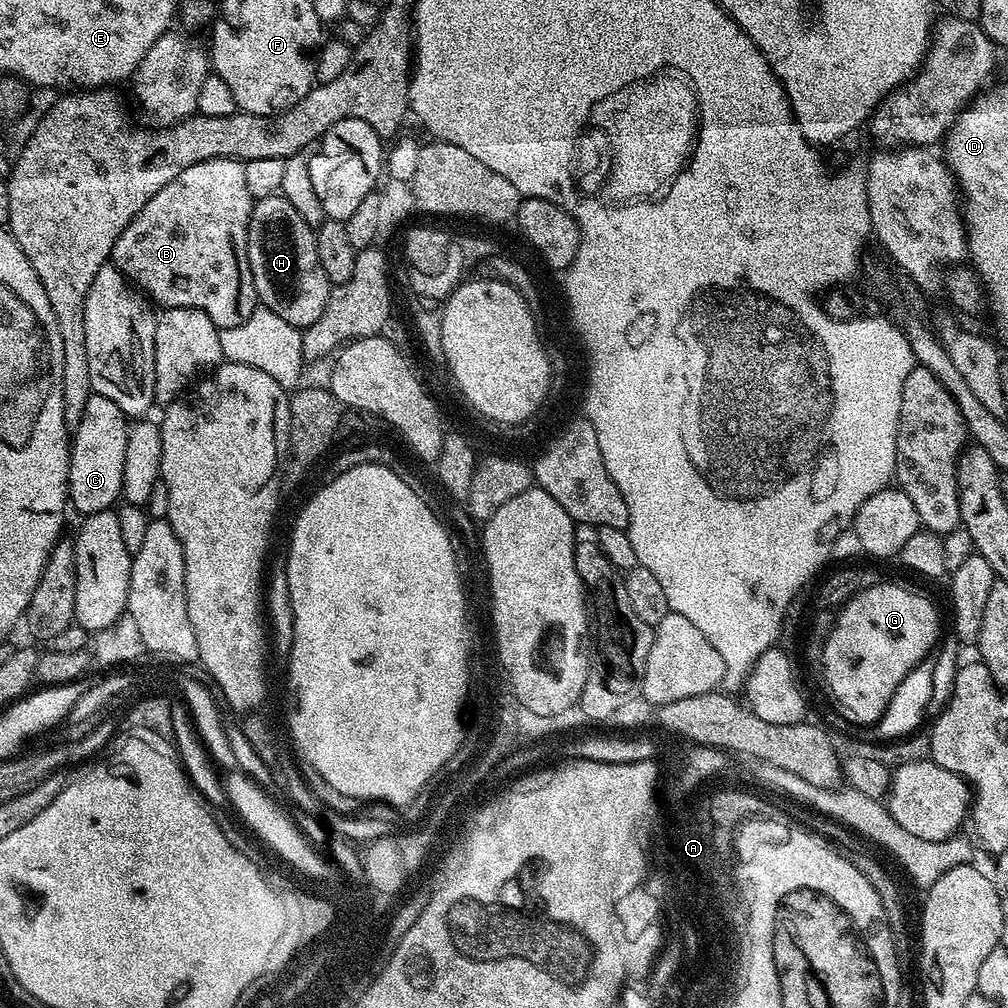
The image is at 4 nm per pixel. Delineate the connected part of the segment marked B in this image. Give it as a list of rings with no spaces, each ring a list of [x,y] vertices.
[[[214,158],[198,162],[182,170],[174,182],[162,186],[162,190],[158,190],[158,194],[142,206],[130,226],[122,230],[112,251],[111,263],[157,305],[160,303],[164,308],[197,308],[206,313],[210,322],[214,322],[219,329],[244,324],[258,307],[248,257],[248,223],[253,203],[250,190],[246,190],[244,161]]]

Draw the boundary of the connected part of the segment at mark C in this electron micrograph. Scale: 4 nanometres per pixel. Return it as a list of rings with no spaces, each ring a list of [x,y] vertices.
[[[95,394],[86,402],[86,410],[82,410],[82,418],[71,433],[68,453],[68,499],[81,517],[109,511],[121,499],[122,465],[129,427],[129,417],[117,403]]]

